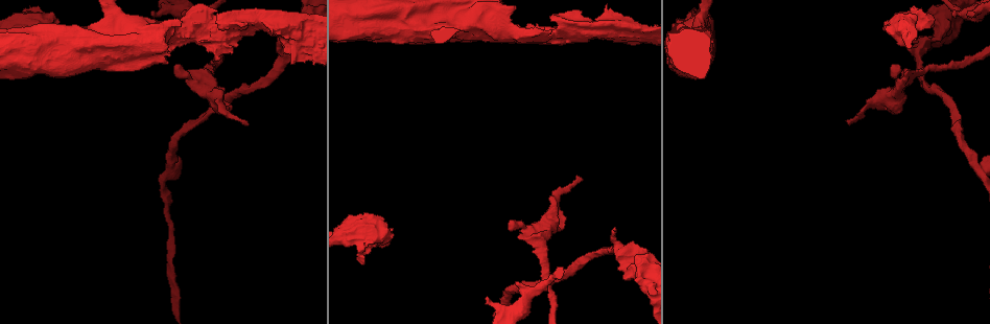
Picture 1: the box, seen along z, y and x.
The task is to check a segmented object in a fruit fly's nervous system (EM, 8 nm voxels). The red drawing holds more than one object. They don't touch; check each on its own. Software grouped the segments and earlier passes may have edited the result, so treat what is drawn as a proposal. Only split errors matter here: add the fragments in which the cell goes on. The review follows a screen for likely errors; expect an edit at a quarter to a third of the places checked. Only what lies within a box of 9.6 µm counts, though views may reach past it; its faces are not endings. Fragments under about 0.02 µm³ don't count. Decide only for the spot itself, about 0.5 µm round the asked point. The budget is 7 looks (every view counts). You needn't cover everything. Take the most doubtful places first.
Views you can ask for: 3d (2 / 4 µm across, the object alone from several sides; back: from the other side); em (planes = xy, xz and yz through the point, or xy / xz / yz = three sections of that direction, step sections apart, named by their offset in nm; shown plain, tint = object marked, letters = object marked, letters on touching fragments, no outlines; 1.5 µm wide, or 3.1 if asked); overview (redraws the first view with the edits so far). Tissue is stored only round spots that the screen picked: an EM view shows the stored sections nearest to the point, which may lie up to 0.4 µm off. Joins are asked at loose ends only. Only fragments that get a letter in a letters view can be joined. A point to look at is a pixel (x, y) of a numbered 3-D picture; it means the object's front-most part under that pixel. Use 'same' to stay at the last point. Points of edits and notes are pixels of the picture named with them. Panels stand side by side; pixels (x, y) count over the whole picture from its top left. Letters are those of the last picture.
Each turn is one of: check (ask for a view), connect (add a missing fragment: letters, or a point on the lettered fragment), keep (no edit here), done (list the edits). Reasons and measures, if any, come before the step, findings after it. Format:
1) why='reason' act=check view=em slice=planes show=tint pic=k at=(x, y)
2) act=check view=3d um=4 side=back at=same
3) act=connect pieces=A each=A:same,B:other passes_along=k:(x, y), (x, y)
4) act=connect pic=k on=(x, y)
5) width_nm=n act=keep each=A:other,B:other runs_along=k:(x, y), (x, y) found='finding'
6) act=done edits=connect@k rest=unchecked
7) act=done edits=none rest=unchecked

why='free end' act=check view=em slice=yz step=4 show=tint pic=1 at=(614, 229)

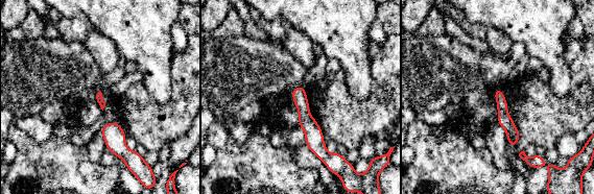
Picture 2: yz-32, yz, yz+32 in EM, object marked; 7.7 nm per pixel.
act=check view=em slice=planes show=letters at=same

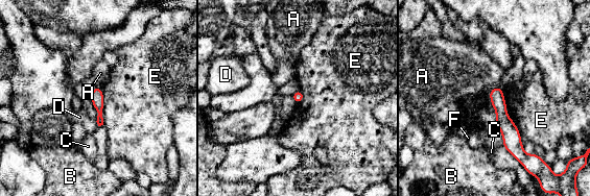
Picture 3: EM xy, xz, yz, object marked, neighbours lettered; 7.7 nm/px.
longest_contact=E:280nm act=keep each=A:other,B:other,C:other,D:other,E:other,F:other border=3:(100, 88), (103, 124) found='none of them fits'

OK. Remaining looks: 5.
why='an open end' act=check view=em slice=yz step=4 show=tint pic=1 at=(486, 299)

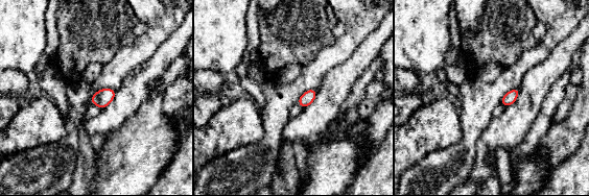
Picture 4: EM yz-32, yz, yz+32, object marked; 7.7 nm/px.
why='cut it another way' act=check view=em slice=planes show=letters at=same

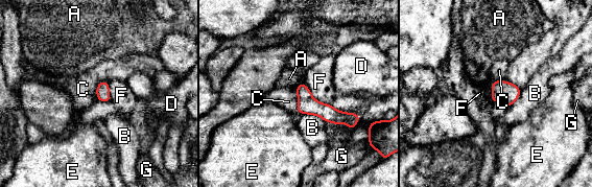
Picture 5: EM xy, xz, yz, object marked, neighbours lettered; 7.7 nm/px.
longest_contact=F:280nm act=keep each=A:other,B:other,C:other,D:other,E:other,F:other,G:other found='none of them fits'

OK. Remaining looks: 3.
why='thin end' act=check view=em slice=planes show=tint pic=1 at=(580, 179)

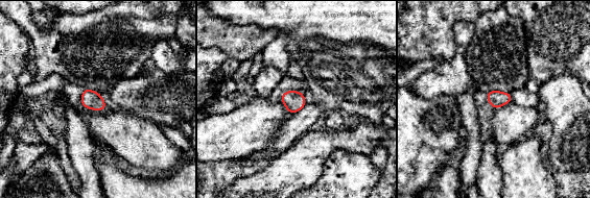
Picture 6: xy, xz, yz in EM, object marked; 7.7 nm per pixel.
act=check view=em slice=planes show=letters at=same

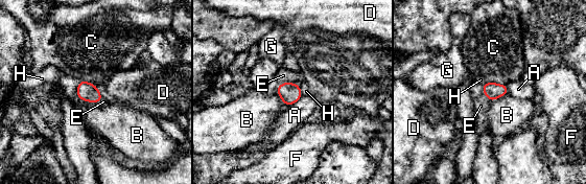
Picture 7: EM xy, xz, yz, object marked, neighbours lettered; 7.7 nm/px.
act=connect pieces=E each=A:other,B:other,C:other,D:other,E:same,F:other,G:other,H:other passes_along=7:(289, 93), (284, 83), (283, 75) found='the cell continues'

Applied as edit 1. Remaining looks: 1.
act=done edits=connect@7 rest=unchecked

